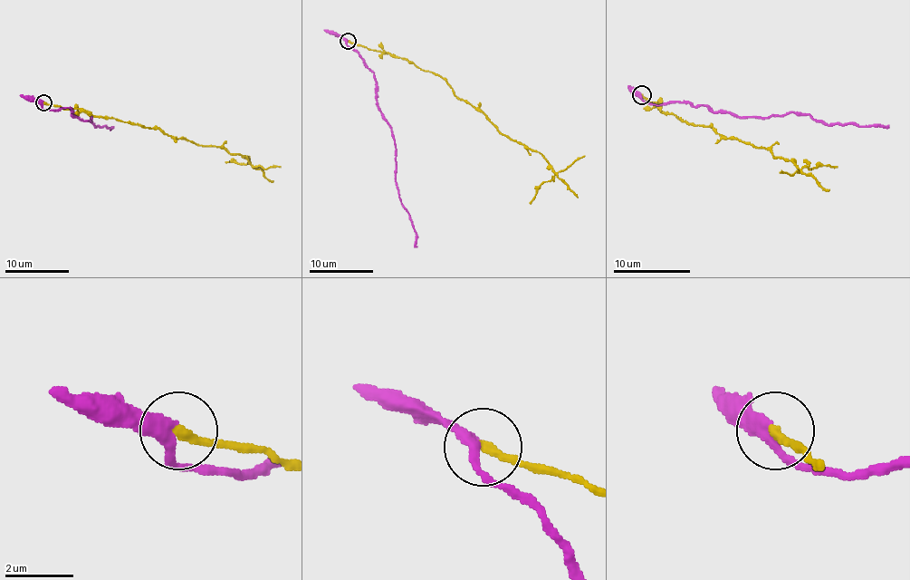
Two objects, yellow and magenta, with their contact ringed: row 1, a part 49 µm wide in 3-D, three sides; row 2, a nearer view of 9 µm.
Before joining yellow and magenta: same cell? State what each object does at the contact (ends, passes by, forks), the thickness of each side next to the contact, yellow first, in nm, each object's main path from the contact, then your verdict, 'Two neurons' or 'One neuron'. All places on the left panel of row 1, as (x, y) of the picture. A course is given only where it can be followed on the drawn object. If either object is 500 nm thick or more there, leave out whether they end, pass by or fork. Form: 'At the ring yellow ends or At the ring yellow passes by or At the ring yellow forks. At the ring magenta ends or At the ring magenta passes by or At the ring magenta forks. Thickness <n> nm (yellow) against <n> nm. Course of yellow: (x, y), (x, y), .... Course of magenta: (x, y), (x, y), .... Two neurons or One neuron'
At the ring yellow ends. At the ring magenta passes by. Thickness 280 nm (yellow) against 320 nm. Course of yellow: (43, 101), (154, 128), (198, 145), (223, 147), (244, 155), (250, 162), (225, 162). Course of magenta: (43, 101), (43, 107), (50, 110), (70, 108), (72, 116), (90, 121), (91, 116), (95, 126), (110, 129). Two neurons

